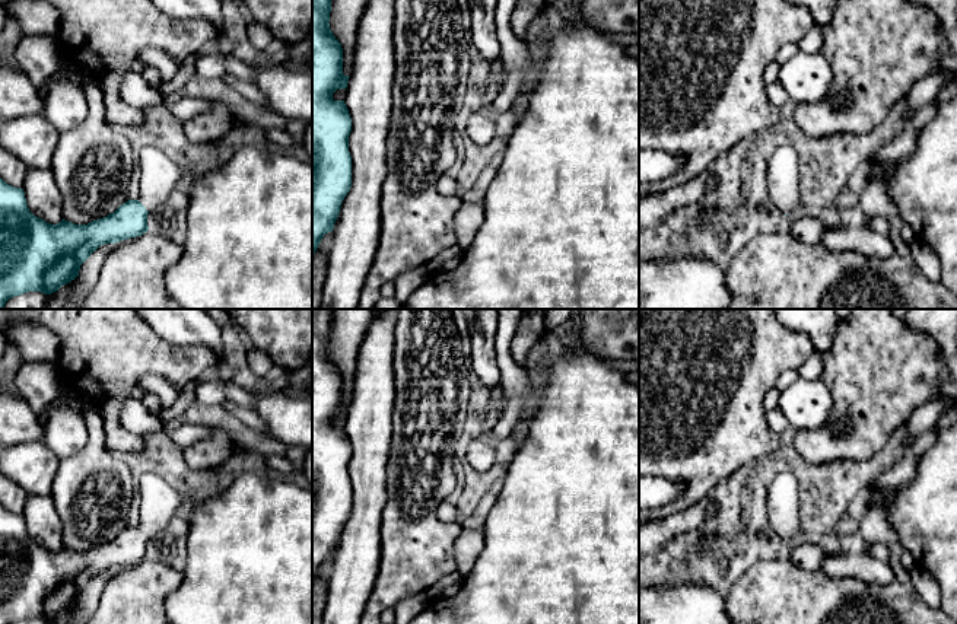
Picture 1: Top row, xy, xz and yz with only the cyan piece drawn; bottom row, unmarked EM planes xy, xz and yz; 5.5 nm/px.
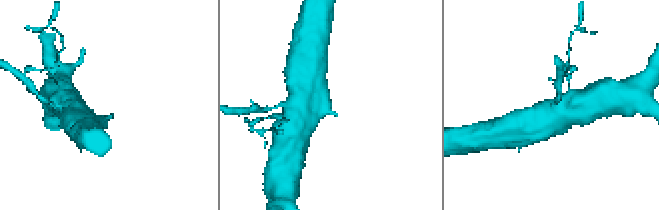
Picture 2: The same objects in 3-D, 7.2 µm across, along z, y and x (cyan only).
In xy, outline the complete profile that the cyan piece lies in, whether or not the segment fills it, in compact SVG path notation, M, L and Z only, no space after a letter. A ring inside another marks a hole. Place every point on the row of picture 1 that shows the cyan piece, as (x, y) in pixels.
M153 146L144 147L137 155L136 166L140 173L139 197L88 225L74 225L64 219L57 225L47 223L29 211L22 188L15 188L0 178L0 309L10 297L28 292L44 295L57 292L79 276L80 265L101 245L142 236L149 230L147 214L160 211L168 203L184 169Z

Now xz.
M312 0L312 255L325 233L333 232L341 203L352 187L349 136L352 118L344 101L334 101L337 89L346 89L343 48L330 29L331 0Z

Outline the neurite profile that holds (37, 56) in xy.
M26 34L16 50L16 67L20 69L38 89L58 67L60 51L53 35Z

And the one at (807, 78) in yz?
M798 52L780 66L779 80L795 104L817 104L823 101L832 87L833 71L821 52Z

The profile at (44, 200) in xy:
M29 169L22 190L34 216L51 225L63 220L63 197L51 169Z

